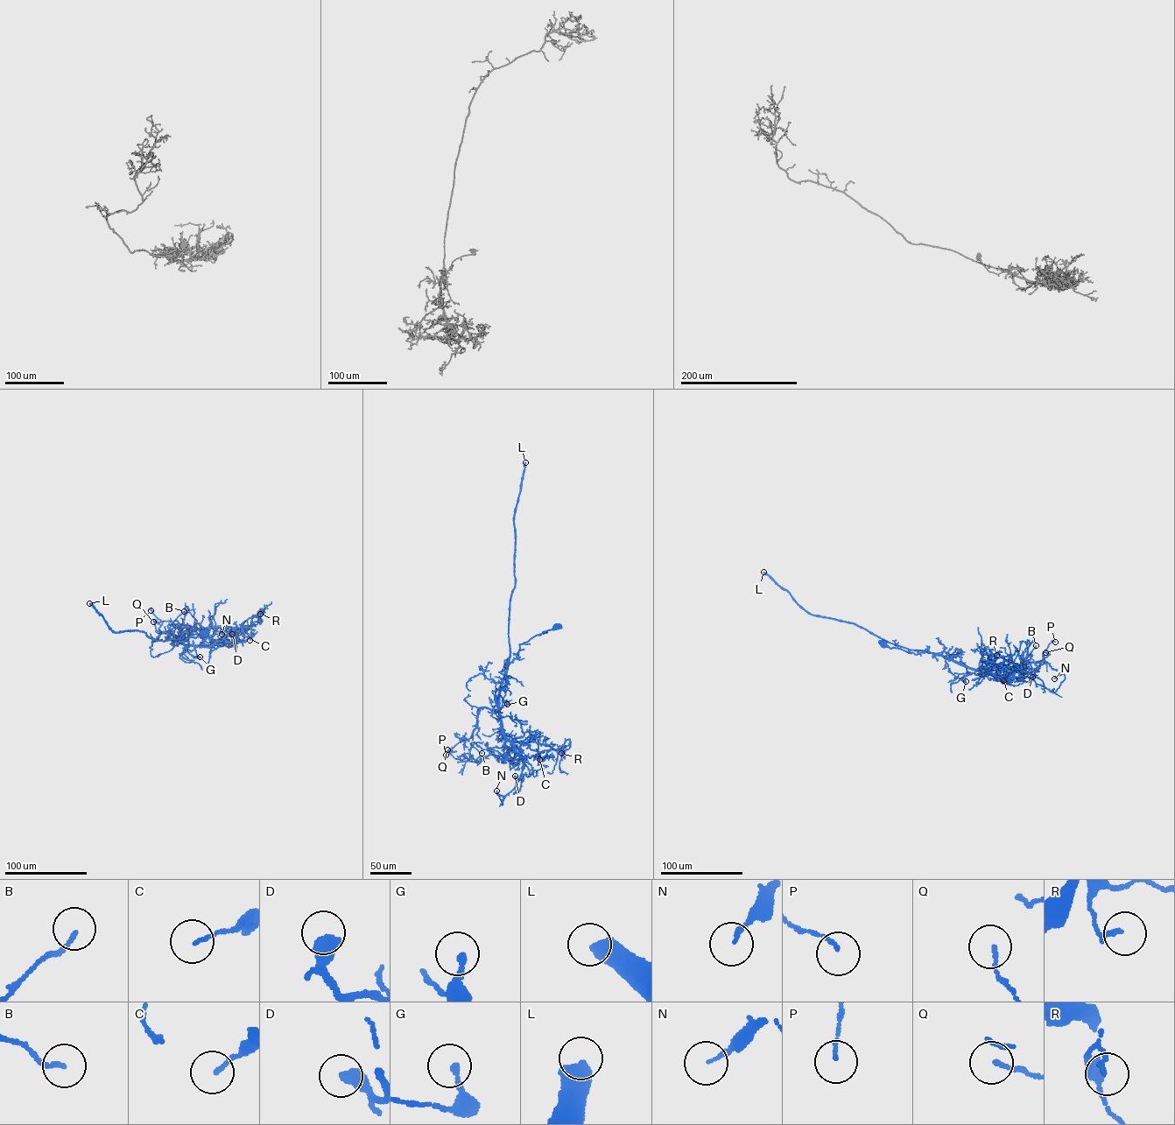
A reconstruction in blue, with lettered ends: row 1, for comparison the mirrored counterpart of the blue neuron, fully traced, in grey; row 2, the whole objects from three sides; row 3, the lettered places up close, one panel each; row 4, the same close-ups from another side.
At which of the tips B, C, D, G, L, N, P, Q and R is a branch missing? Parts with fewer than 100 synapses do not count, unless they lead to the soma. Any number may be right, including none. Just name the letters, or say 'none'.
L

